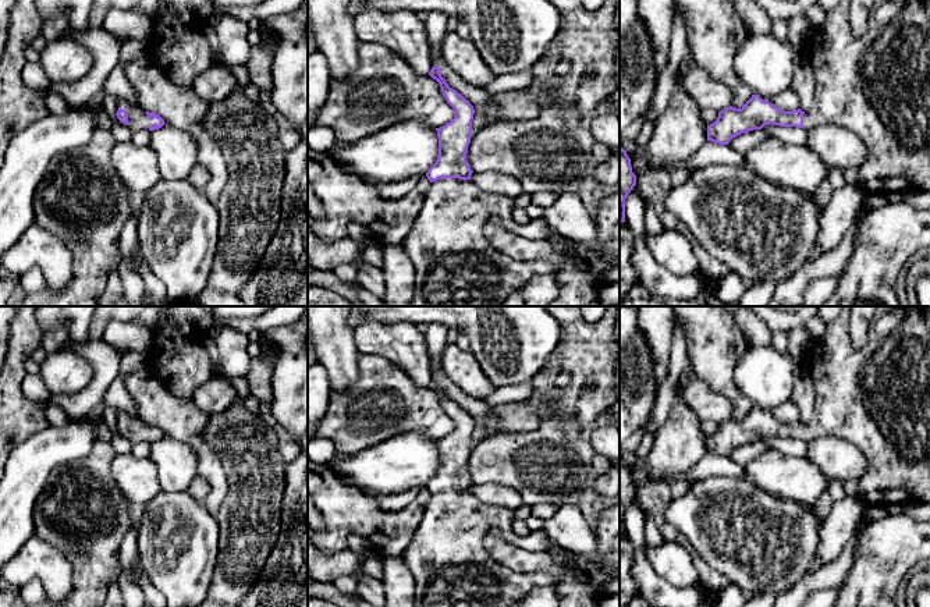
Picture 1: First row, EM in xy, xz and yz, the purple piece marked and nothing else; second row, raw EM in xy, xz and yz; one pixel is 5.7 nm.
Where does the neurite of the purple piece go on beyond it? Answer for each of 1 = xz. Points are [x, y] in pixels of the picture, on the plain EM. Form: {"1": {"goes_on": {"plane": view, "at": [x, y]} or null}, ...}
{"1": {"goes_on": {"plane": "xz", "at": [447, 557]}}}

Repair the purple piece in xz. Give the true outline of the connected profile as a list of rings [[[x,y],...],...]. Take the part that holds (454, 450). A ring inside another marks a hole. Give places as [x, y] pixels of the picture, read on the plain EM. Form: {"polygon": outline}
{"polygon": [[[432,379],[429,387],[440,395],[455,427],[436,440],[439,466],[426,484],[430,501],[402,554],[415,578],[413,607],[512,607],[530,590],[558,582],[553,569],[517,572],[497,562],[484,547],[490,530],[519,549],[550,551],[574,561],[588,592],[600,599],[603,582],[617,579],[617,574],[601,571],[586,557],[561,549],[543,529],[518,536],[512,529],[514,510],[487,505],[471,493],[473,483],[466,465],[473,418],[448,398],[440,379]]]}

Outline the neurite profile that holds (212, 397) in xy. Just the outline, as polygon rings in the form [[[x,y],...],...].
[[[217,373],[195,390],[191,401],[196,408],[210,416],[227,409],[238,401],[238,395],[231,381]]]

